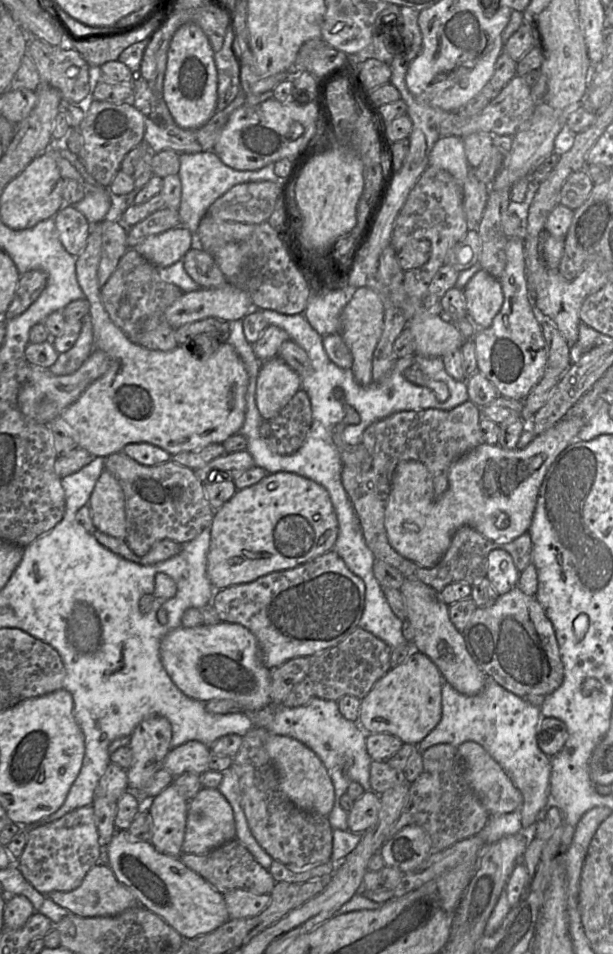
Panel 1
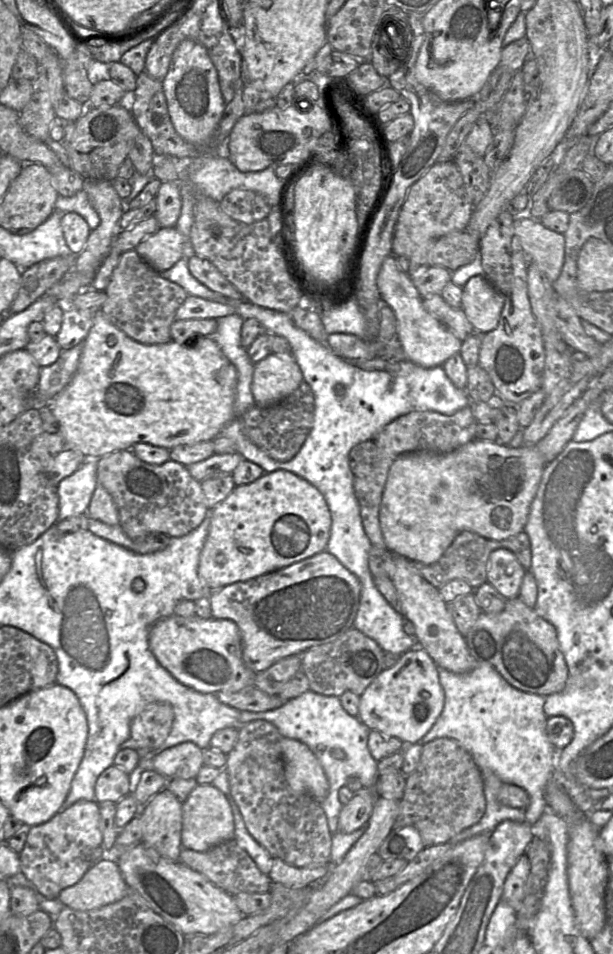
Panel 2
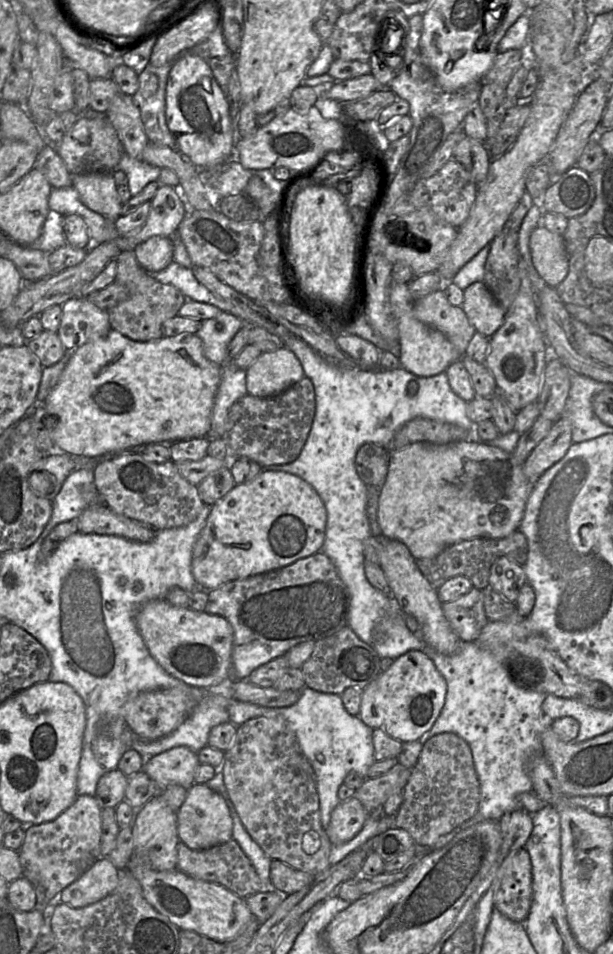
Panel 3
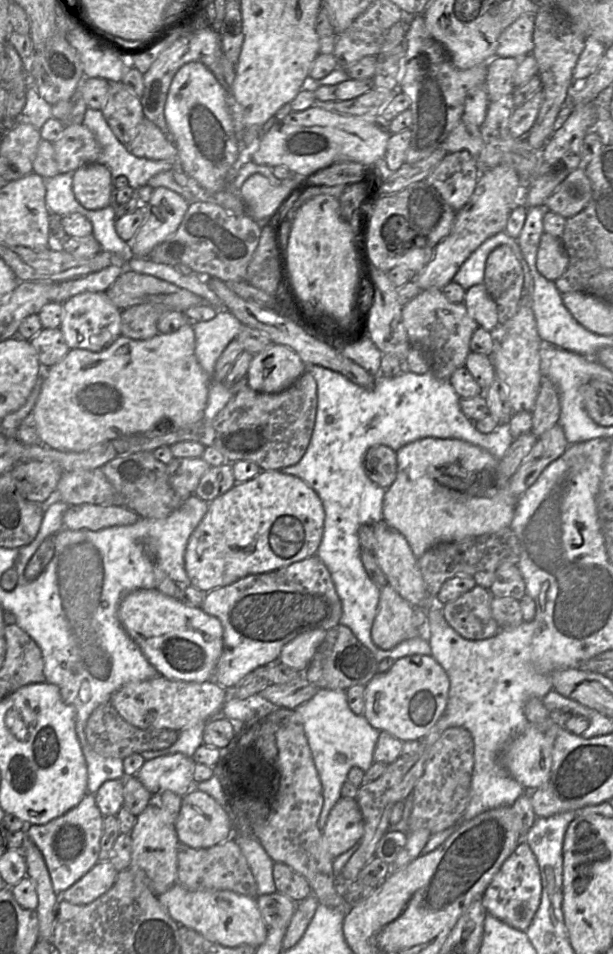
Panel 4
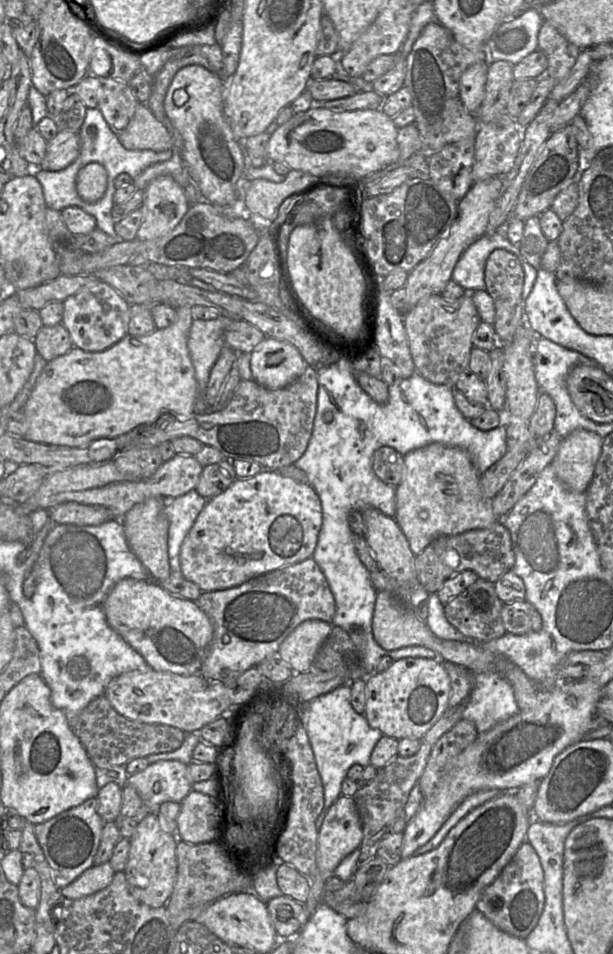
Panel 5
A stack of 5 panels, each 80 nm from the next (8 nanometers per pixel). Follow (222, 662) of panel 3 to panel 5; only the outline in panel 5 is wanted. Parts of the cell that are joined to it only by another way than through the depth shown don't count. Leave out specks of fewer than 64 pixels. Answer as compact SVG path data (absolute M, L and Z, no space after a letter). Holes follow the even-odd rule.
M124 578L109 592L103 607L110 627L142 655L149 667L179 675L199 672L214 628L196 602L170 594L155 581Z

